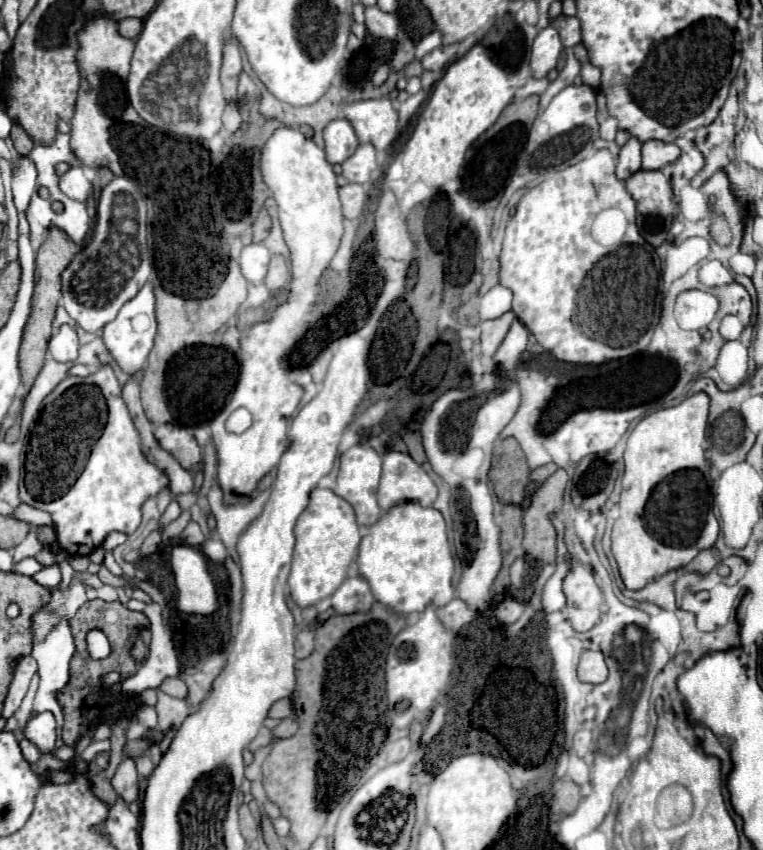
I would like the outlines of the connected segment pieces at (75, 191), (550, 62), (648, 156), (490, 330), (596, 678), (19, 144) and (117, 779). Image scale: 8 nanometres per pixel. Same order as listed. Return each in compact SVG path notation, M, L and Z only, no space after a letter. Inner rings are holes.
M71 167L65 175L61 175L61 189L67 197L81 201L83 205L93 195L93 185L85 175L83 167Z
M553 27L541 29L531 47L531 59L529 59L531 75L539 79L539 77L545 77L551 69L555 69L561 51L563 51L563 45L557 31Z
M647 141L643 143L643 161L641 167L647 171L663 169L665 165L673 163L679 157L679 147L675 143L663 141Z
M509 311L505 315L501 315L499 319L493 319L493 321L483 321L481 323L481 337L479 337L479 347L481 347L481 353L491 357L497 347L501 345L501 341L505 339L511 323L515 319L515 313Z
M585 651L579 661L579 679L583 683L603 683L607 679L607 665L601 651Z
M13 123L13 127L11 127L11 139L13 139L19 155L29 155L31 153L33 141L31 141L31 137L27 135L27 131L19 123Z
M123 759L115 771L113 777L113 789L117 791L119 797L123 797L123 801L133 803L139 797L139 777L137 777L137 769L135 769L135 761L133 759Z

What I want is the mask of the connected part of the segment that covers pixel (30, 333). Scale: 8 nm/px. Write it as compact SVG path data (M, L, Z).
M53 229L47 241L39 247L37 253L37 267L35 267L35 295L33 295L33 305L31 305L31 315L27 319L25 331L23 331L23 341L19 349L19 371L21 371L21 381L27 389L31 389L37 373L41 371L45 363L45 353L47 353L47 343L51 339L51 325L55 317L57 303L61 299L61 273L67 269L71 259L79 253L77 245L61 231Z

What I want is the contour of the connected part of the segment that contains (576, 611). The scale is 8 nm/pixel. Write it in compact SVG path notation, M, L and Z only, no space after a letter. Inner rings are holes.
M573 559L573 571L565 577L563 591L567 597L567 619L573 629L583 633L589 631L601 617L603 593L597 587L593 573Z

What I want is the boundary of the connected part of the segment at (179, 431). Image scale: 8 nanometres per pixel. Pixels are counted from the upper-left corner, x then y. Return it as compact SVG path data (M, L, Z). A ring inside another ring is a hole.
M161 425L157 427L157 439L163 449L169 449L171 455L185 467L185 469L197 469L201 461L201 449L195 441L195 437L179 425Z

